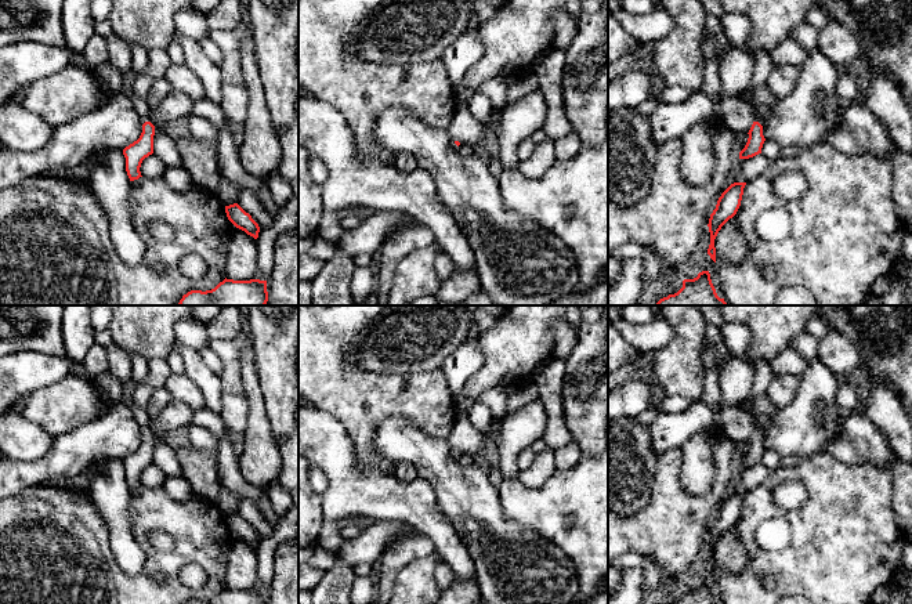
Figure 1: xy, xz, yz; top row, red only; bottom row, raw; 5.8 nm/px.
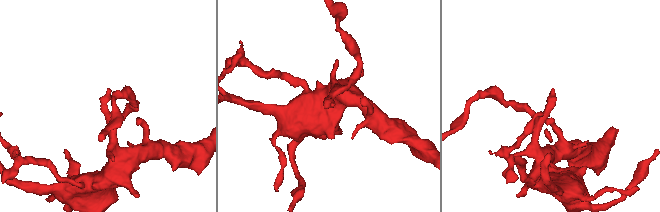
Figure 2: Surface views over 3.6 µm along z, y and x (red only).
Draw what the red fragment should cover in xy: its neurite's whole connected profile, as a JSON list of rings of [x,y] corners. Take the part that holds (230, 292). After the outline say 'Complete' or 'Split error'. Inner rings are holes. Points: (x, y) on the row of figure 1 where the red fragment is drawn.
[[[224,279],[211,290],[191,290],[178,305],[265,305],[268,301],[267,281]]]. Complete

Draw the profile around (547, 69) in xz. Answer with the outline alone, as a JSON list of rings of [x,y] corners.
[[[550,48],[538,58],[531,69],[538,79],[538,91],[546,102],[546,117],[542,130],[551,140],[558,140],[572,133],[562,97],[564,65],[565,51]]]

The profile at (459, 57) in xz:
[[[477,29],[464,32],[441,55],[453,91],[459,91],[467,70],[484,55]]]

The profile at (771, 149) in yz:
[[[766,140],[761,148],[761,153],[768,158],[771,162],[779,158],[781,155],[781,147],[772,141],[772,140]]]

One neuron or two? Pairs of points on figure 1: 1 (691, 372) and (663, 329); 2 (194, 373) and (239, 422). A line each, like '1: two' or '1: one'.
1: two
2: two

